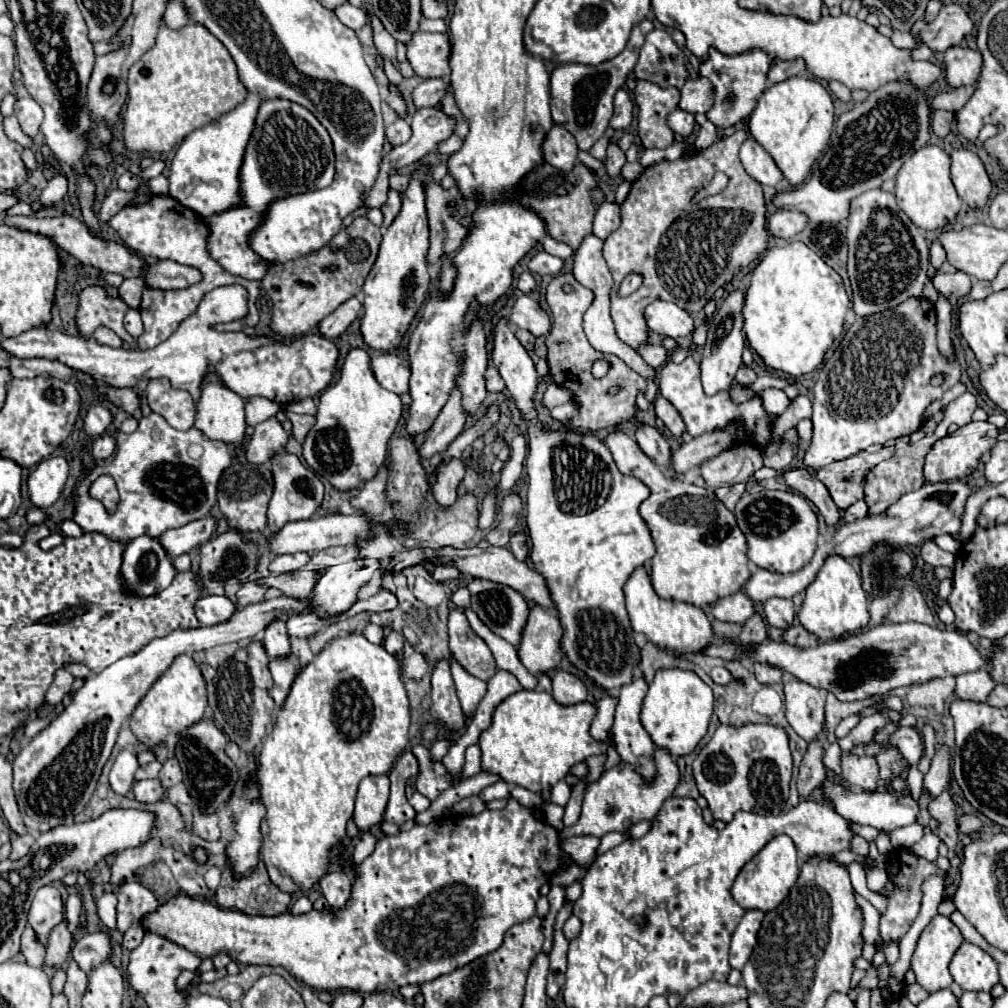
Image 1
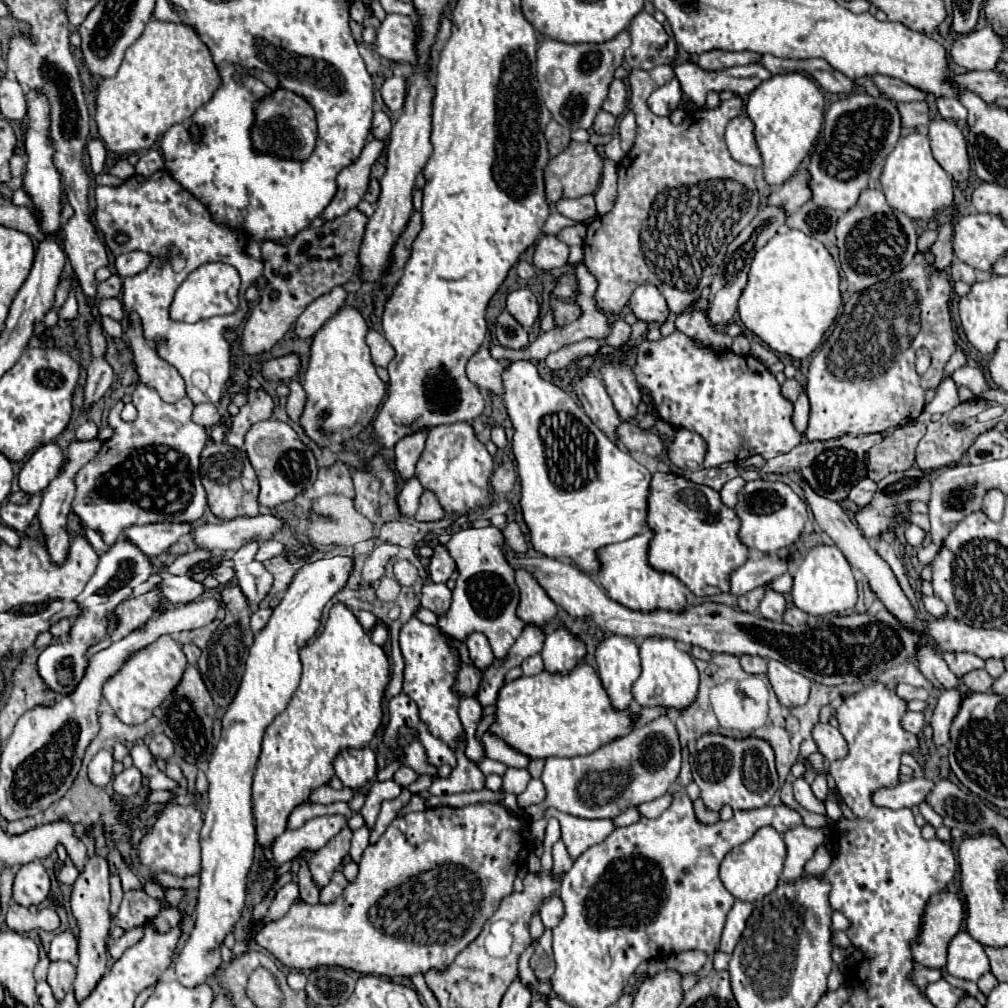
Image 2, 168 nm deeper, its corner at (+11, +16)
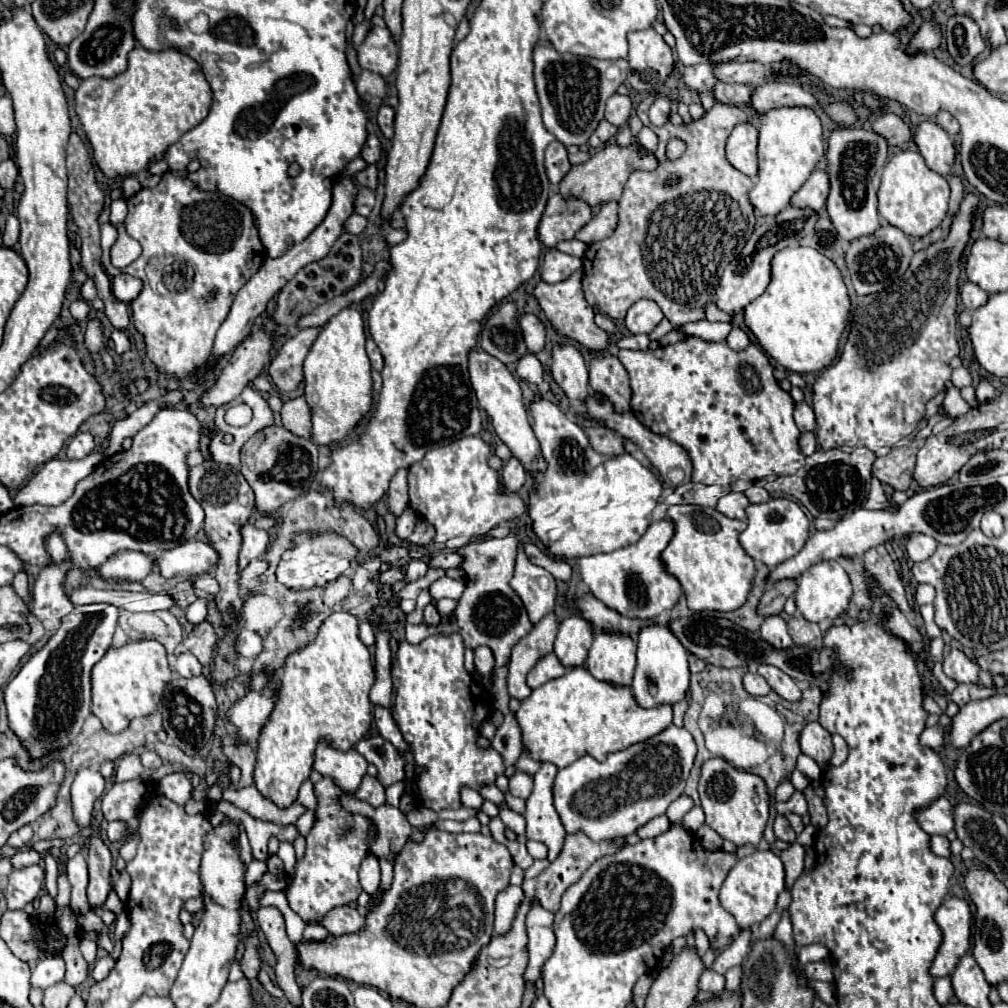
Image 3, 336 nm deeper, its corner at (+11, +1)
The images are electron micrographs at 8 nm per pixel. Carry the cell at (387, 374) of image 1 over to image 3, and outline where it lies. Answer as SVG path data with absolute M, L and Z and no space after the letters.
M372 339L366 341L366 355L368 355L370 363L372 363L372 369L382 371L382 367L384 367L384 359L382 359L382 355L380 355L380 351L378 351L378 347L376 347L376 343L374 343Z

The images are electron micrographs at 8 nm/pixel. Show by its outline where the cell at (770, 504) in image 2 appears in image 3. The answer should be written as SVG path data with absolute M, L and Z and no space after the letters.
M770 499L768 503L750 505L746 513L748 513L748 527L740 535L740 545L752 559L762 561L768 567L776 567L786 559L794 557L804 547L808 539L808 517L804 515L802 507L796 501Z

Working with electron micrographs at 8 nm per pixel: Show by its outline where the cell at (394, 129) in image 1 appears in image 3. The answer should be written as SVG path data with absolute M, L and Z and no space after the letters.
M372 133L368 135L362 151L360 151L360 157L366 161L366 163L376 163L380 159L380 141L378 137Z

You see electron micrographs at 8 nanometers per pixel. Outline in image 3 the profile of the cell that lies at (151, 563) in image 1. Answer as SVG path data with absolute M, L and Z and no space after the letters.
M106 603L94 605L78 605L66 617L62 617L62 625L52 633L42 649L30 655L28 663L12 677L4 689L4 703L8 715L8 727L20 739L22 747L28 751L30 761L38 761L56 749L64 749L82 731L86 717L90 715L90 669L112 645L112 635L118 625L118 609Z

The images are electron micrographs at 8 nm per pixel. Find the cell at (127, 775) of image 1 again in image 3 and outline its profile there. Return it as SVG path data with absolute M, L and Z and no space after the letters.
M82 769L76 773L72 787L70 787L70 803L72 803L72 815L80 829L90 827L92 823L92 807L94 801L104 791L104 777L98 771Z

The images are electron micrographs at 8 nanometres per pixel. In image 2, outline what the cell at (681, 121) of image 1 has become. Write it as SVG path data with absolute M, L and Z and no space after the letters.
M672 80L650 94L648 106L658 116L670 116L676 108L682 106L682 100L684 98L682 98L680 84L678 84L678 80Z

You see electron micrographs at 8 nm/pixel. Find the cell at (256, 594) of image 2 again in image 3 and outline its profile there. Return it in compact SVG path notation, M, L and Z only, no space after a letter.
M246 523L246 525L242 527L242 549L240 549L240 561L238 561L238 567L244 569L250 561L258 559L258 557L266 551L268 541L270 541L268 531L258 529L256 525Z

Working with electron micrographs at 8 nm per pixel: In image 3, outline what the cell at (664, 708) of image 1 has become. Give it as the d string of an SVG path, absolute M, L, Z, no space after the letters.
M652 623L644 625L636 635L638 651L636 651L636 669L632 691L640 707L656 707L662 703L678 703L684 699L690 687L690 669L688 669L688 651L678 641L678 637L670 631L670 627Z

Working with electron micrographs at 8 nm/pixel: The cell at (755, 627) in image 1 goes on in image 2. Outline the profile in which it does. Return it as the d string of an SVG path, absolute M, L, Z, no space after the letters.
M760 586L760 588L754 588L748 594L740 596L738 598L738 608L742 608L744 612L756 612L758 604L760 604L760 600L762 600L762 596L764 596L766 590L768 590L768 586Z

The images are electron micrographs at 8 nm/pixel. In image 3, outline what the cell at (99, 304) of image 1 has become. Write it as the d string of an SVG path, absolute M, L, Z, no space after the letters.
M114 329L112 331L112 341L114 341L114 351L118 353L118 355L122 355L122 353L126 353L128 349L130 349L130 339L128 339L128 335L124 333L124 331L118 331L118 329Z

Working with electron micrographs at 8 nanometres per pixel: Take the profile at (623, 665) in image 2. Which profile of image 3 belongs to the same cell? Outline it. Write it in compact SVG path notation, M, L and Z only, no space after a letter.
M622 631L596 633L588 649L586 667L600 681L630 685L636 667L636 641Z

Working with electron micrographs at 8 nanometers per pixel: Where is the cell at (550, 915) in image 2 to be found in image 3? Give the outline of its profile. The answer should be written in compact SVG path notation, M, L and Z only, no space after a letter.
M536 899L532 901L526 913L526 933L528 933L528 967L524 971L524 983L534 985L540 977L542 965L554 951L554 931L552 931L554 915L546 911Z

